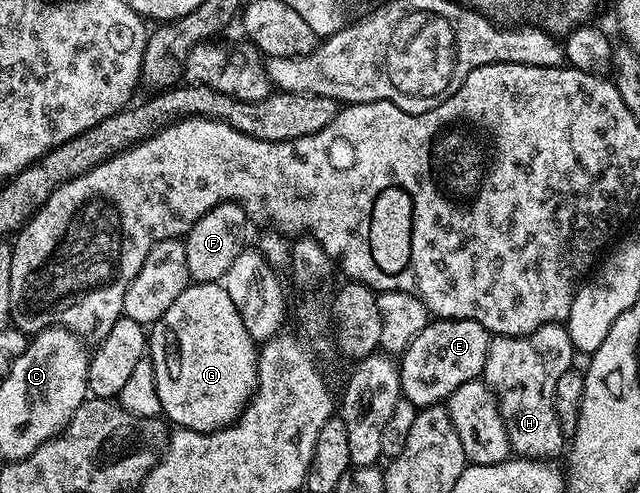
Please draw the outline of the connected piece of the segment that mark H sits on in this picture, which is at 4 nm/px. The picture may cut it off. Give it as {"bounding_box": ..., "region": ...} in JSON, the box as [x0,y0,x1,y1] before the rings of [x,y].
{"bounding_box":[483,324,573,460],"region":[[[561,324],[541,326],[535,332],[521,334],[518,338],[497,336],[490,341],[483,381],[497,397],[497,407],[507,428],[509,448],[516,457],[553,460],[560,450],[562,453],[566,449],[567,436],[559,428],[559,416],[555,412],[555,384],[559,384],[559,376],[570,369],[573,352],[571,336]]]}

